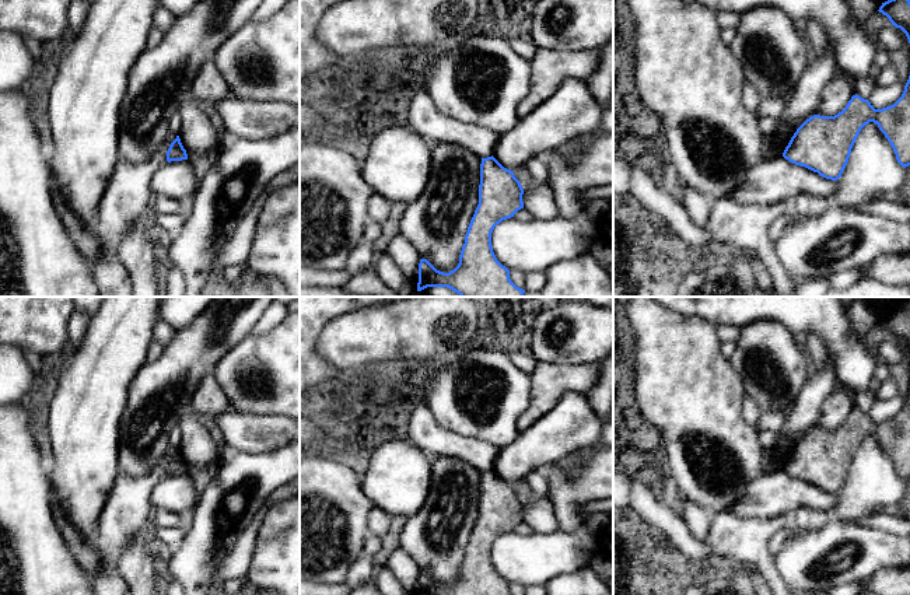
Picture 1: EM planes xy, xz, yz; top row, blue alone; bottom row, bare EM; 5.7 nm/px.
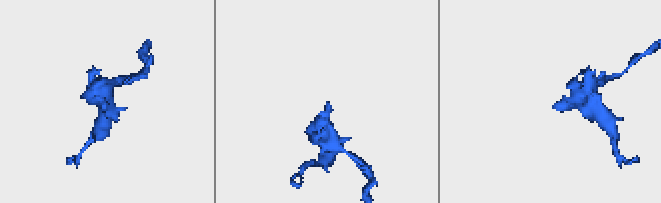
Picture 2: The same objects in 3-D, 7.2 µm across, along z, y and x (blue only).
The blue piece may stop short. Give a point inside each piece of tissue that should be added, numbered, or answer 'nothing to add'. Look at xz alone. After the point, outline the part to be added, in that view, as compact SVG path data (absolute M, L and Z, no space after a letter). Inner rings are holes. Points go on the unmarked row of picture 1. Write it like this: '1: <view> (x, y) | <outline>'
nothing to add

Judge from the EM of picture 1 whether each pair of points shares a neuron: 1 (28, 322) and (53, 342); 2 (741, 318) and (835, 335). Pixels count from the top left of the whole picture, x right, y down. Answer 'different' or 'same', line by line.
1: same
2: same

